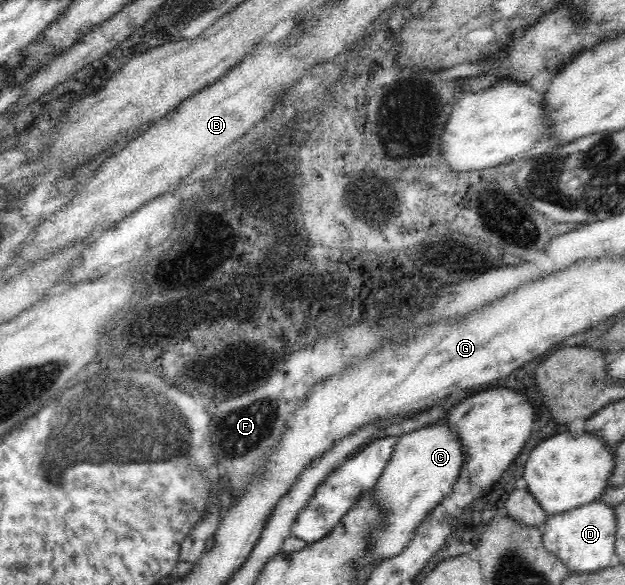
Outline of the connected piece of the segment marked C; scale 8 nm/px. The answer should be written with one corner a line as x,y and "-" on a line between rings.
432,423
397,438
392,458
373,488
373,498
379,500
379,508
384,513
381,529
374,532
370,544
375,564
396,557
406,549
428,511
451,493
462,463
461,441
449,426

